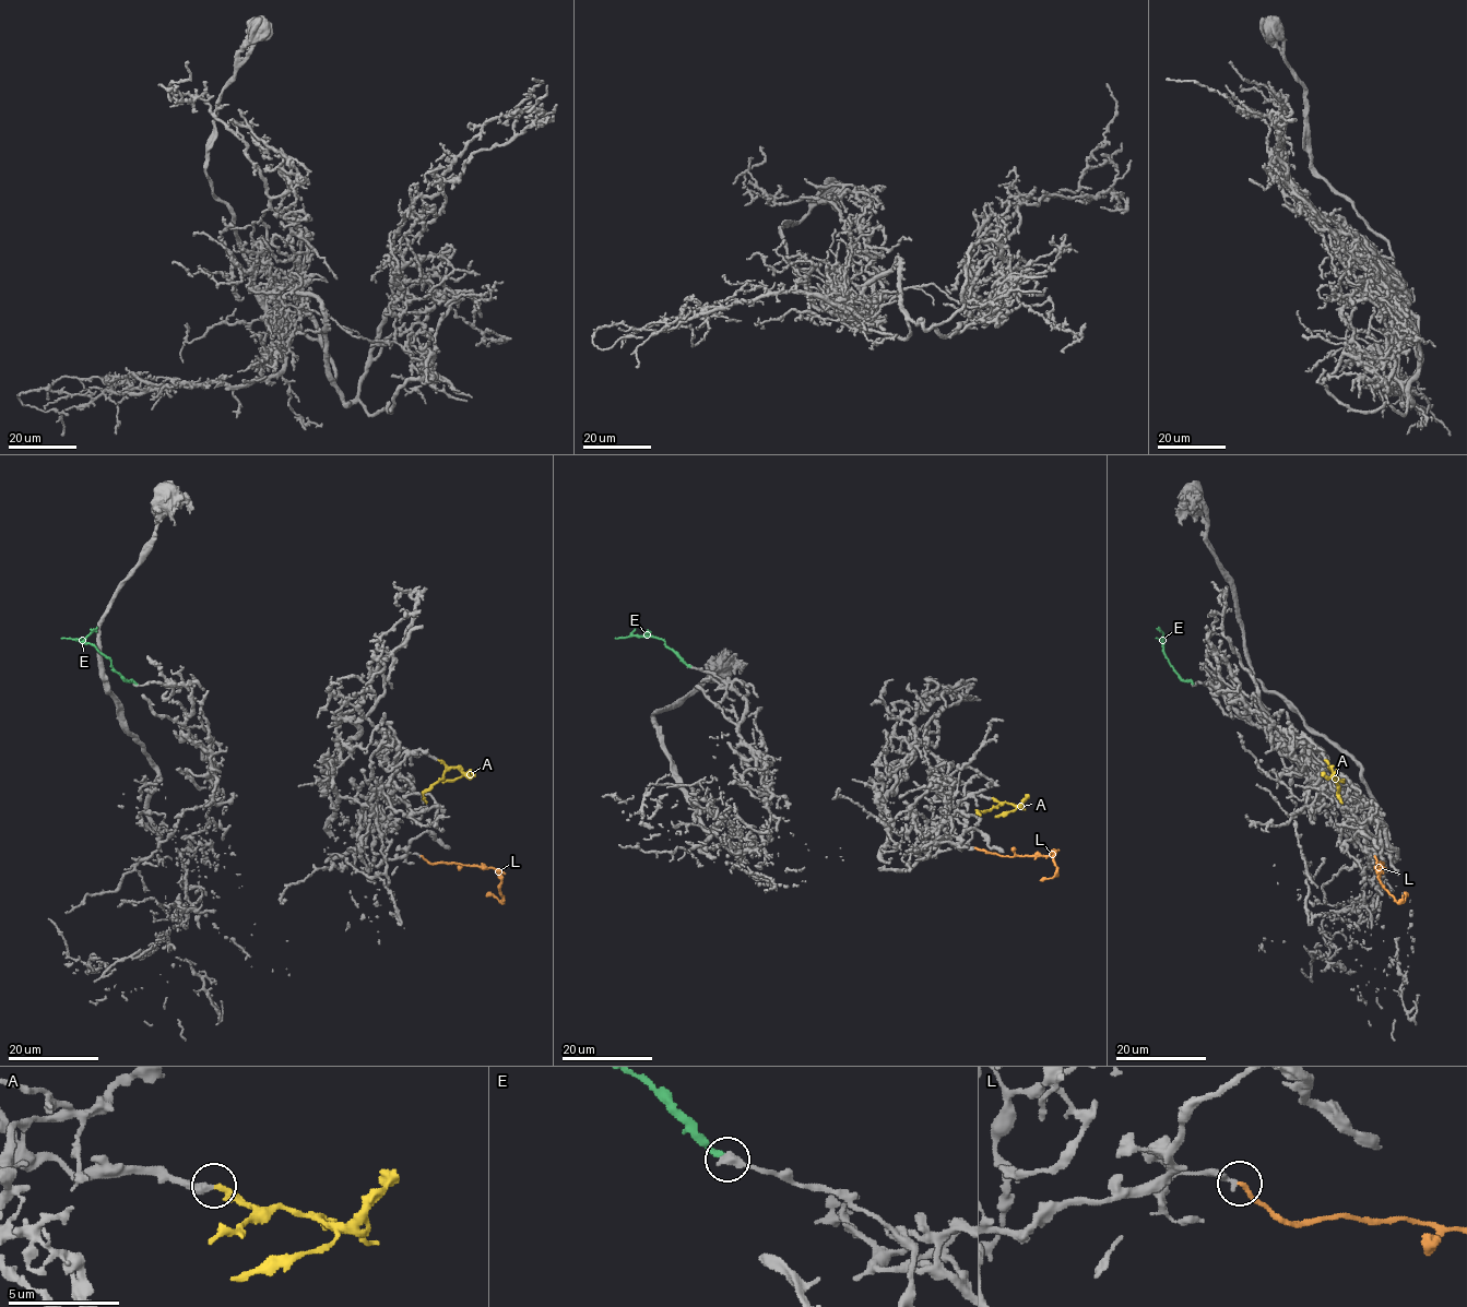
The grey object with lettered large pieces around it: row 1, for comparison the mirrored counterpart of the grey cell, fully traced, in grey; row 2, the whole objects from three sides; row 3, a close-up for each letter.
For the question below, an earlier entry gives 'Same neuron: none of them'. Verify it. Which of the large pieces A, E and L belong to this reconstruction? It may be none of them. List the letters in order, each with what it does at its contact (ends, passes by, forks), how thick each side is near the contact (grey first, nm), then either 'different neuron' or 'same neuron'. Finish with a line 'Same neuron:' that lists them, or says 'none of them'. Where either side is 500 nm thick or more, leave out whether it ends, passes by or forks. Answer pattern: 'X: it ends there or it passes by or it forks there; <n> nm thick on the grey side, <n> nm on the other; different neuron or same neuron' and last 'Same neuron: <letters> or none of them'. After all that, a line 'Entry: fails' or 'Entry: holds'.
A: it ends there; 360 nm thick on the grey side, 240 nm on the other; same neuron
E: it ends there; 440 nm thick on the grey side, 280 nm on the other; different neuron
L: it ends there; 280 nm thick on the grey side, 190 nm on the other; different neuron
Same neuron: A
Entry: fails

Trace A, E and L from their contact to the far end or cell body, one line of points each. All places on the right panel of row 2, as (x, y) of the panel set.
A: (1324, 760), (1343, 803)
E: (1193, 684), (1183, 680), (1166, 657), (1162, 641), (1166, 639)
L: (1374, 856), (1379, 864), (1383, 863), (1380, 882), (1397, 902), (1408, 896)

